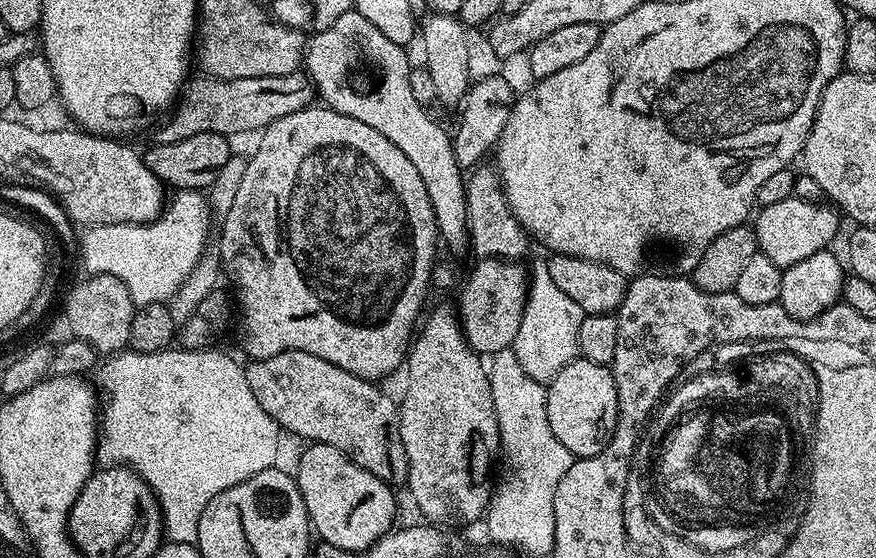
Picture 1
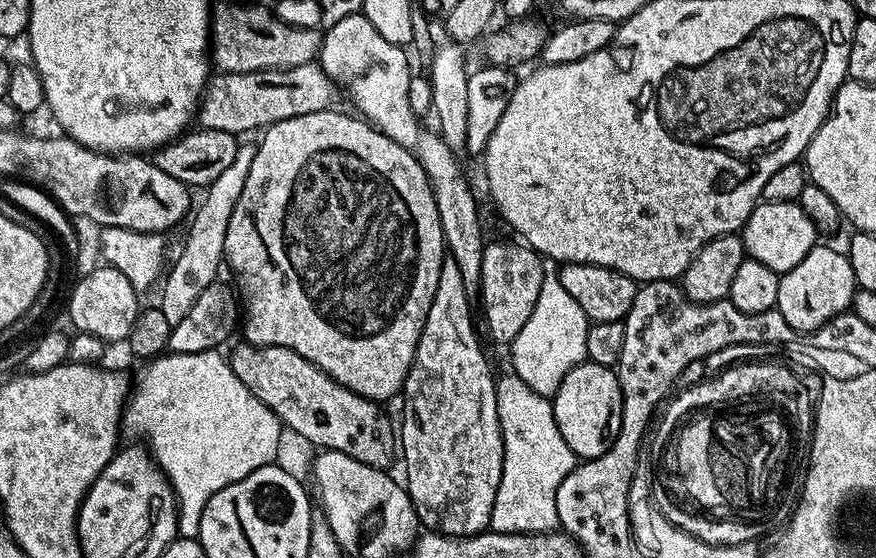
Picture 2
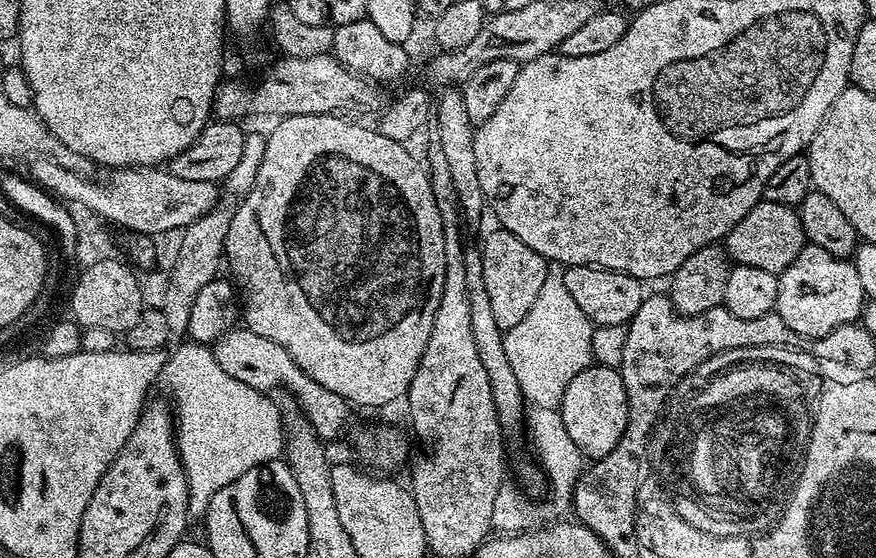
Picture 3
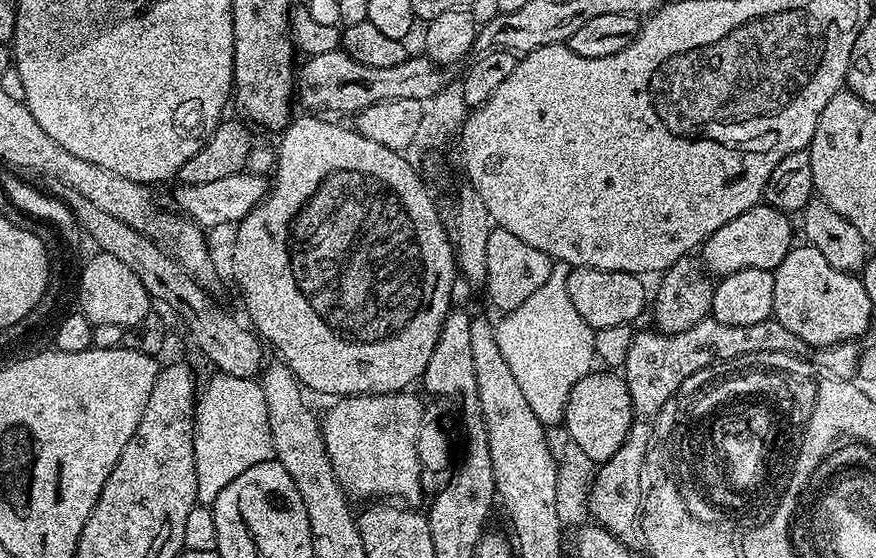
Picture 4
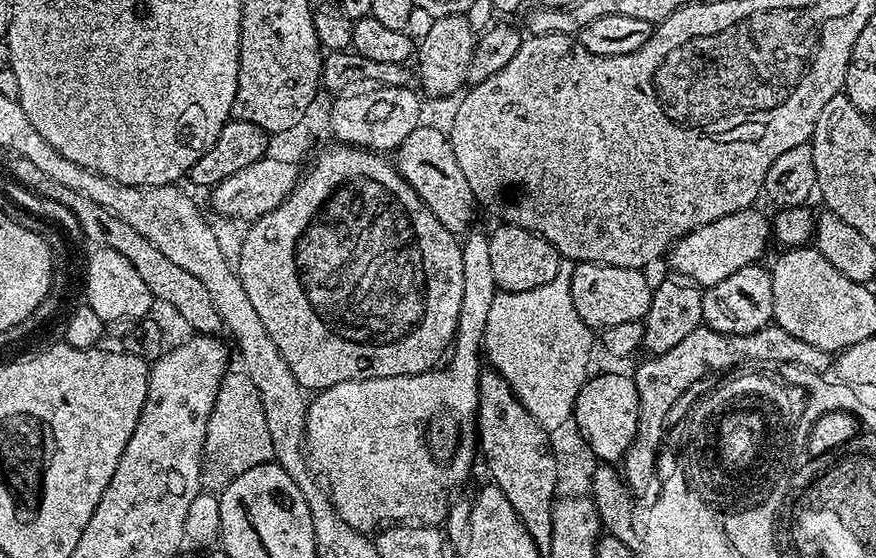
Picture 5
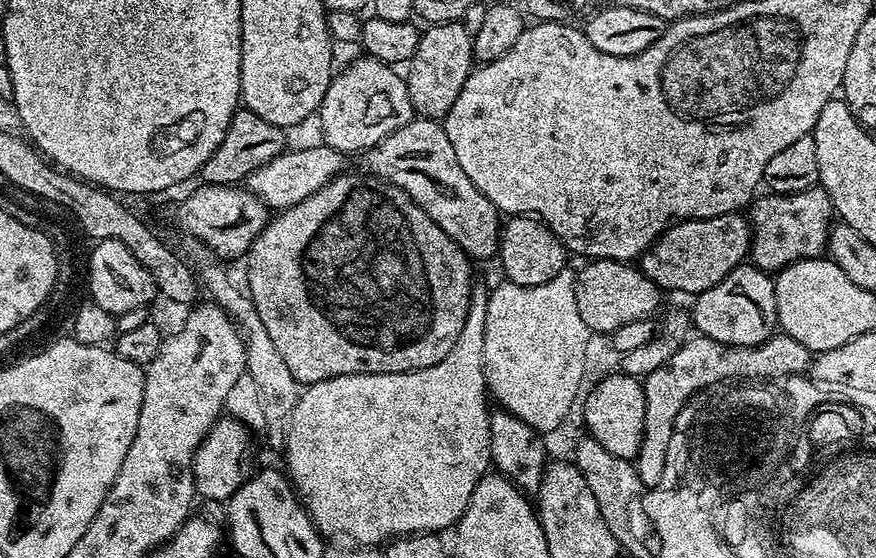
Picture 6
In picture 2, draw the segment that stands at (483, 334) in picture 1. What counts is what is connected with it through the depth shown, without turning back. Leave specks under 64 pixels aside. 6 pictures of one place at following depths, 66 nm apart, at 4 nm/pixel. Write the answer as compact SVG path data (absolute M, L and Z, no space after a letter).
M496 240L485 243L482 254L482 282L478 303L484 307L484 328L488 336L496 344L511 345L514 338L518 338L518 330L526 326L530 314L534 314L534 302L538 302L538 294L542 290L542 274L544 273L544 260L539 252L535 252L523 242L511 244L508 240Z

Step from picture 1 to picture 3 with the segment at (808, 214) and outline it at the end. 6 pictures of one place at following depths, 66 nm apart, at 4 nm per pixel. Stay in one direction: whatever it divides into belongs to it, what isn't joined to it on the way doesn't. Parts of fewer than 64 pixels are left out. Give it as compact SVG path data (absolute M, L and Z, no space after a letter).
M761 199L760 203L752 207L750 214L738 222L738 226L729 230L726 252L736 264L758 266L758 270L779 274L786 270L786 266L790 266L790 262L794 262L794 258L798 258L805 243L799 211L787 204Z

